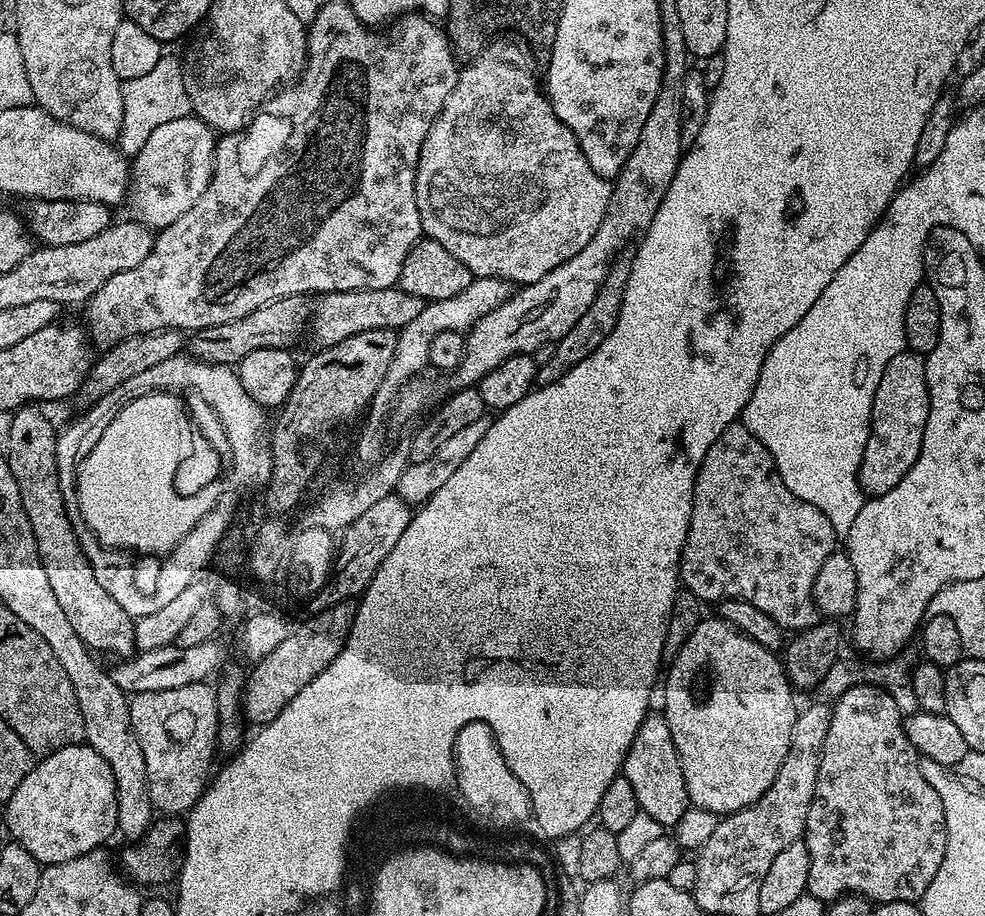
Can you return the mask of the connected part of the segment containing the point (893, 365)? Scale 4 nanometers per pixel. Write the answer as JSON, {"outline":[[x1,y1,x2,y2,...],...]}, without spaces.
{"outline":[[905,350,894,354,882,370,878,390,874,390,872,429,860,463,860,489,869,497,894,490,902,478,918,462,930,414,930,394,926,382,925,357,919,352]]}

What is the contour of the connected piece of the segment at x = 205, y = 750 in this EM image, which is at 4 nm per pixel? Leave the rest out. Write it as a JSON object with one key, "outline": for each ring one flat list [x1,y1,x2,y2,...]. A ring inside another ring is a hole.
{"outline":[[201,682,178,690,137,692,129,699,128,709,138,746,142,746,142,758,146,758,153,809,165,817,183,817,199,802,213,771,212,751,218,748,216,729,220,727,215,687]]}

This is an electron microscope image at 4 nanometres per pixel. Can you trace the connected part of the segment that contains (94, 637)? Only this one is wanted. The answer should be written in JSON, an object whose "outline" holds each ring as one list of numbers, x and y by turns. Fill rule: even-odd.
{"outline":[[21,406,11,413,12,421,8,424,8,465,18,482,18,490,22,496,22,506,28,515,32,533,36,539,36,549,40,555,42,566,46,570,46,579,54,590,62,610,66,610,66,618,70,618,70,626,74,626,74,634,82,638,93,653,113,652,116,658,128,658,133,655,136,647,136,620,122,606,114,602,106,594,101,583,95,577,93,561,88,561,80,540,76,537,77,525,73,524,67,514,67,506,63,500,62,490,59,488,58,462,55,456,57,425,52,425,36,406]]}

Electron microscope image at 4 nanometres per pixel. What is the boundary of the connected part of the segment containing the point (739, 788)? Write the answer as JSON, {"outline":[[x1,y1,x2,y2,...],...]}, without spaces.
{"outline":[[704,618,701,619,700,625,694,630,694,634,690,634,690,638,685,642,680,653,670,662,670,668,673,668,673,672,669,674,668,685,664,688,662,713,665,719,668,720,674,746,677,747,677,754,682,768,682,778,686,782,686,790,691,803,697,808,712,812,716,816,723,818,731,816,733,812,742,810,754,802,758,802,758,798,762,798,762,794,766,794,766,790,770,790,770,786,790,750,790,738,794,734,794,722,798,715,798,707,796,708,797,693,788,681,788,675,784,673,781,657,773,649,764,648,758,642,751,640,749,636,738,631,737,628,733,628,727,620,719,618,708,620,708,618]]}

